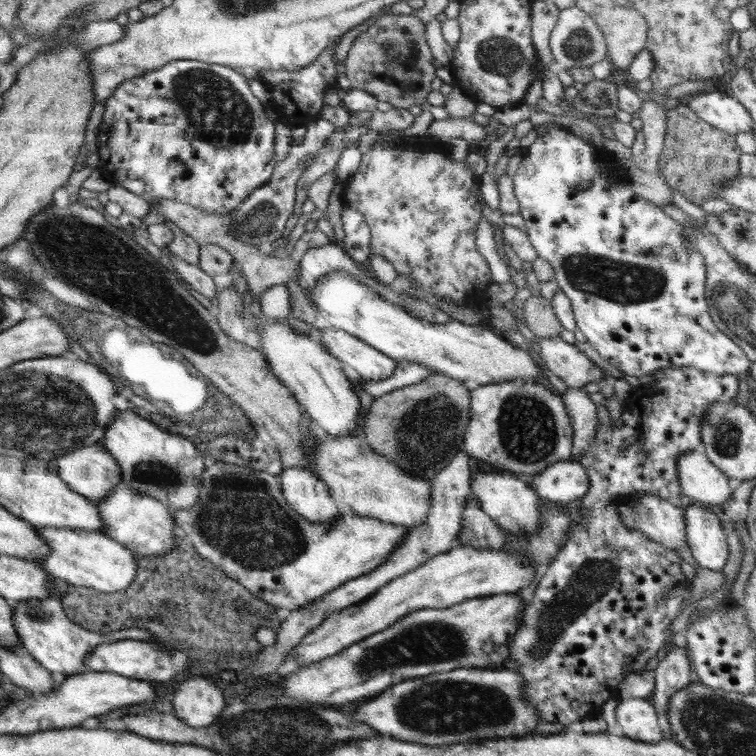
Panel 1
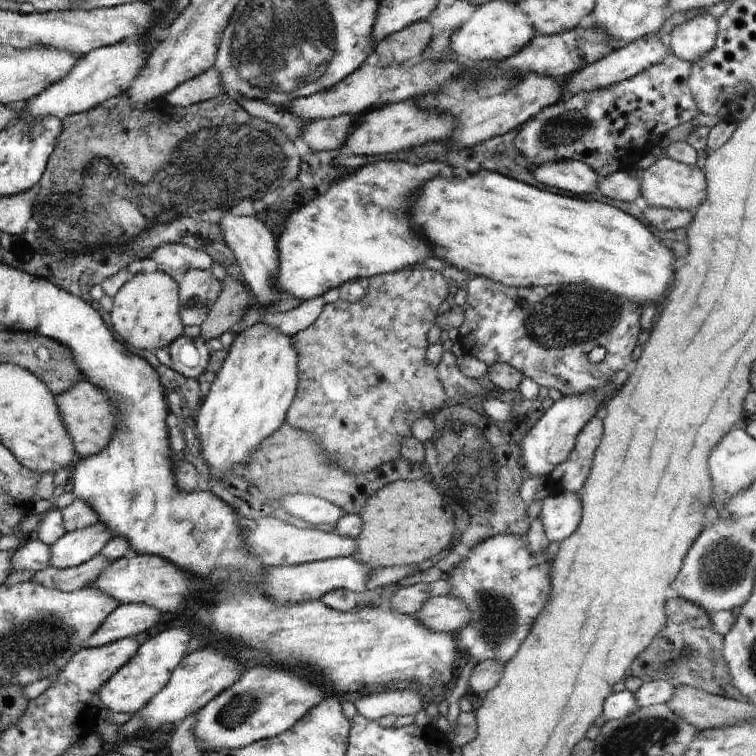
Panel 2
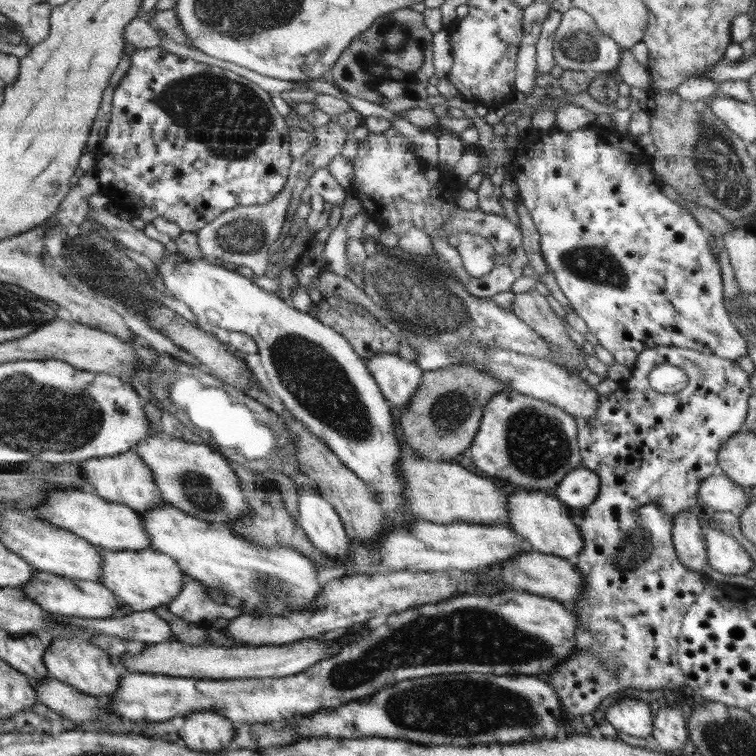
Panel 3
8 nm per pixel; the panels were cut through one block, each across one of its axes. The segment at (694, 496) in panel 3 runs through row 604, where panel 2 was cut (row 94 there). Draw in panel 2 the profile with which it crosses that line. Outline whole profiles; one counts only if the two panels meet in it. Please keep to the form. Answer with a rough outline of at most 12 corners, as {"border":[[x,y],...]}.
{"border":[[670,52],[628,80],[580,91],[519,127],[530,166],[638,167],[700,114]]}

